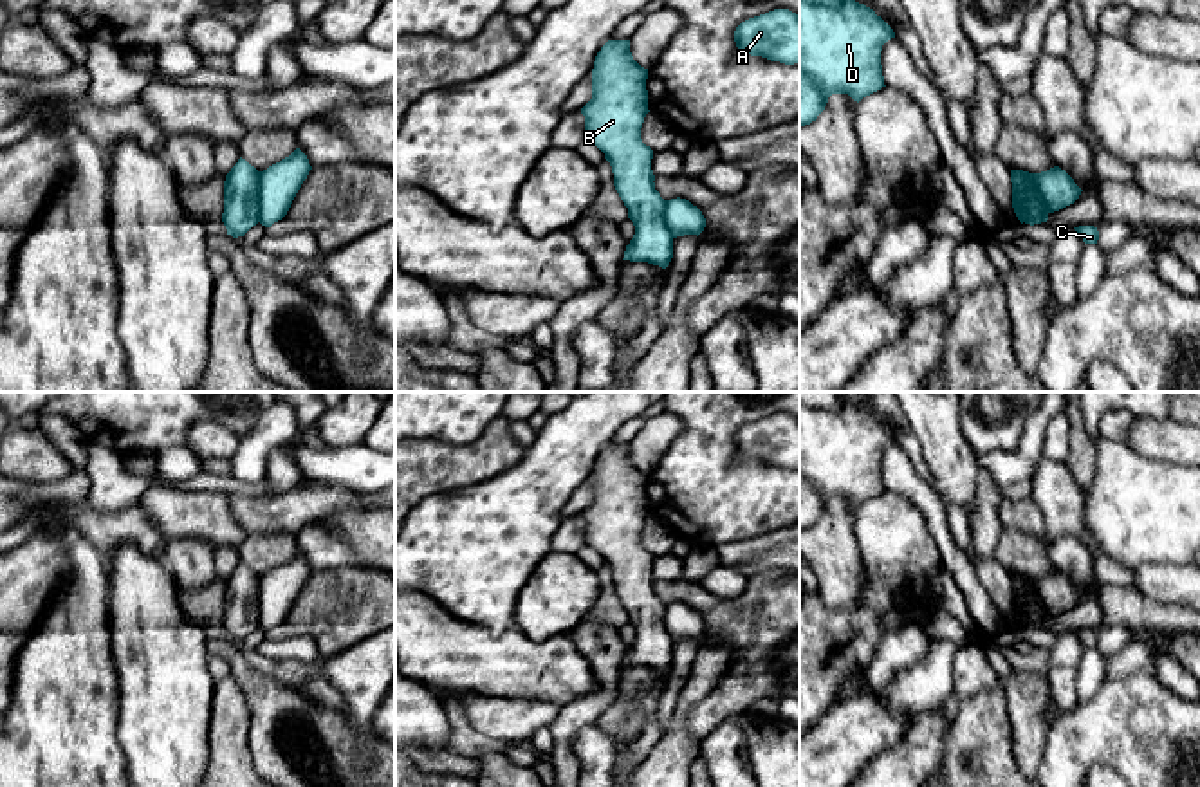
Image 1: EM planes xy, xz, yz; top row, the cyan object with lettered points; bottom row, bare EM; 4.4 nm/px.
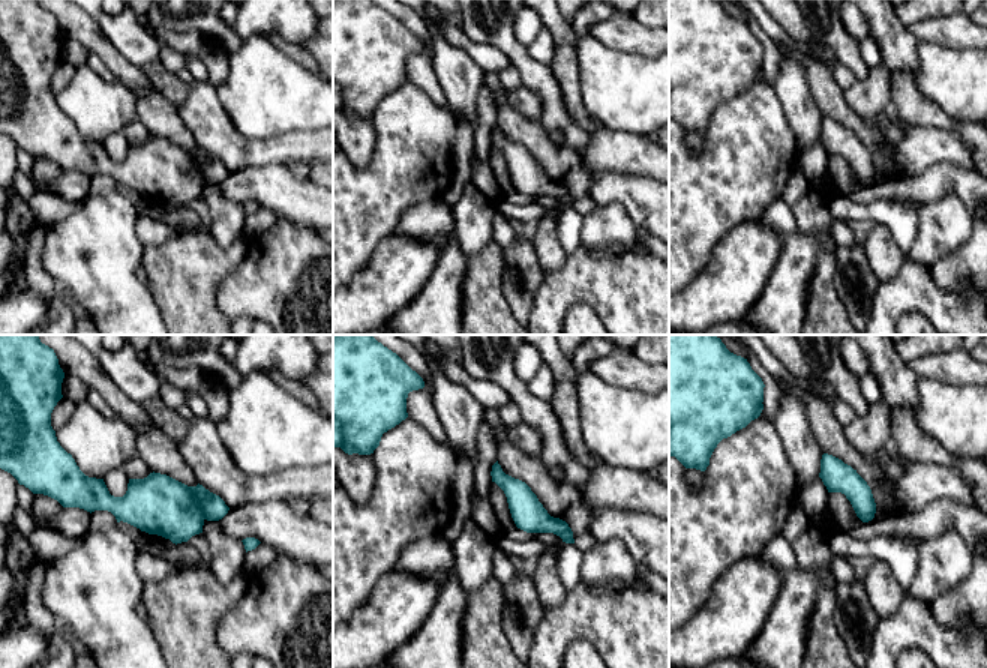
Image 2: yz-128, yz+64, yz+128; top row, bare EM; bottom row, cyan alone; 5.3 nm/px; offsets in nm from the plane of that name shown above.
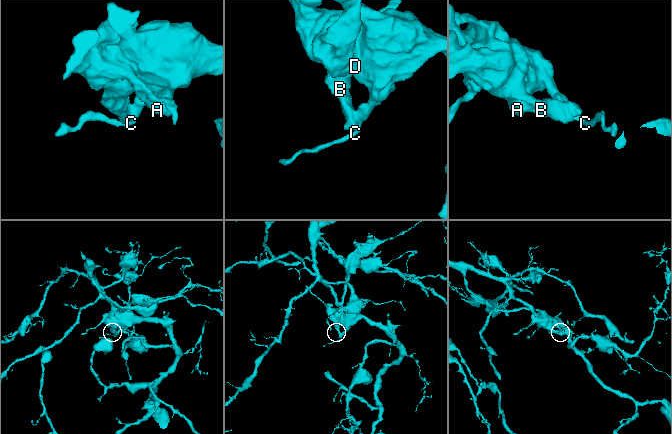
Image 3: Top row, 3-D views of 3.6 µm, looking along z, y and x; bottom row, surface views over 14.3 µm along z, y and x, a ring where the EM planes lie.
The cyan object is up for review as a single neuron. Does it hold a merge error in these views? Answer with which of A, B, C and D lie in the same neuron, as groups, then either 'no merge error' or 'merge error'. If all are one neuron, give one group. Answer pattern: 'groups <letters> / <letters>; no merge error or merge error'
groups A C D / B; merge error

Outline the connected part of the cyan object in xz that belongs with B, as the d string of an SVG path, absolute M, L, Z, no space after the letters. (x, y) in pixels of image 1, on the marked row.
M608 40L592 69L592 99L581 108L585 137L612 166L614 186L628 208L635 235L624 258L666 269L673 235L664 222L664 199L655 190L653 150L641 139L648 110L648 69L632 52L630 40Z

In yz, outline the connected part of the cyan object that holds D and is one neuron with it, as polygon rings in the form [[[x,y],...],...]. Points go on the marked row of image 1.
[[[799,0],[799,70],[826,97],[848,94],[859,103],[886,87],[881,51],[891,38],[893,29],[864,4]]]

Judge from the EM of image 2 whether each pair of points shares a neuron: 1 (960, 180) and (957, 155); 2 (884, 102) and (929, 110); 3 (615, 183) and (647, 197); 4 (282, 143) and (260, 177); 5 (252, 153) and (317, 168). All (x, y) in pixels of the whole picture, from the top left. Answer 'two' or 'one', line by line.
1: two
2: two
3: one
4: two
5: two

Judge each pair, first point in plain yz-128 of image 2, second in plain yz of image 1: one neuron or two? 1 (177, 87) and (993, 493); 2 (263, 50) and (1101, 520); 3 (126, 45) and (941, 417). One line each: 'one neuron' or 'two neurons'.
1: two neurons
2: one neuron
3: one neuron

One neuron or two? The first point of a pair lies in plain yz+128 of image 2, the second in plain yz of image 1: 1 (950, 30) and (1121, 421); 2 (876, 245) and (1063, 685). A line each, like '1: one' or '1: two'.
1: two
2: one

